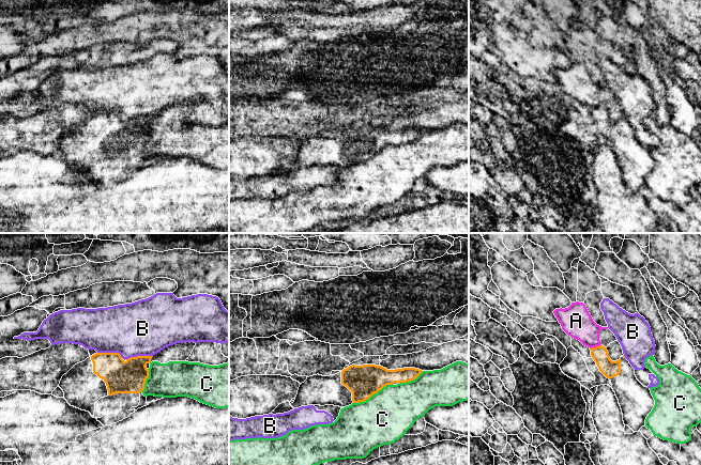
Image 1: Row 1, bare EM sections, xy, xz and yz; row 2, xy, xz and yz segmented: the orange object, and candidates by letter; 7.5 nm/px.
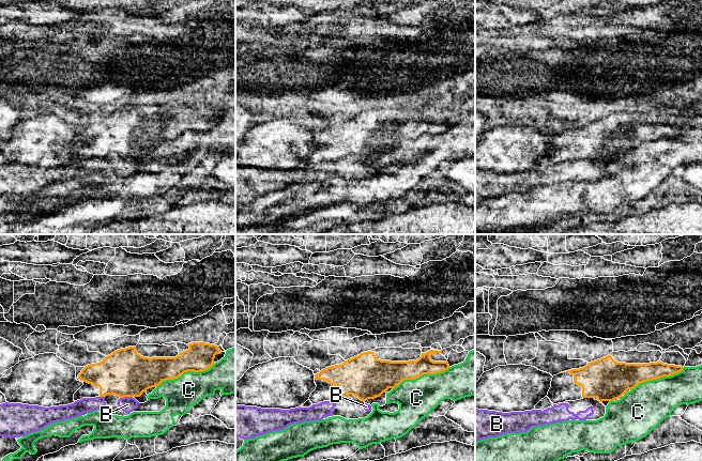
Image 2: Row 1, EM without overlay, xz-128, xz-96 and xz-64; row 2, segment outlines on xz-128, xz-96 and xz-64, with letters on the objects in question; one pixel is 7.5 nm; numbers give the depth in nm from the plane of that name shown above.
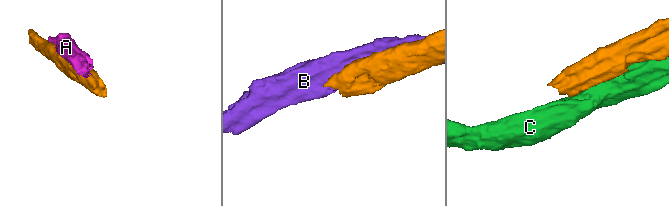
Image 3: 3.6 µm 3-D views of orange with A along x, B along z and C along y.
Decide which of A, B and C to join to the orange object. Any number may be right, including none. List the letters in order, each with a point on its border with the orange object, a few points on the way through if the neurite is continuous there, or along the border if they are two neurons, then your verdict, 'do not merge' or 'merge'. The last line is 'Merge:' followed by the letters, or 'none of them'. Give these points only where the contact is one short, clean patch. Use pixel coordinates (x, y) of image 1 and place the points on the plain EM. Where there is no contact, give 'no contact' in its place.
A: yz (596, 107) | do not merge
B: xy (139, 117) | do not merge
C: xz (372, 154) | do not merge
Merge: none of them

